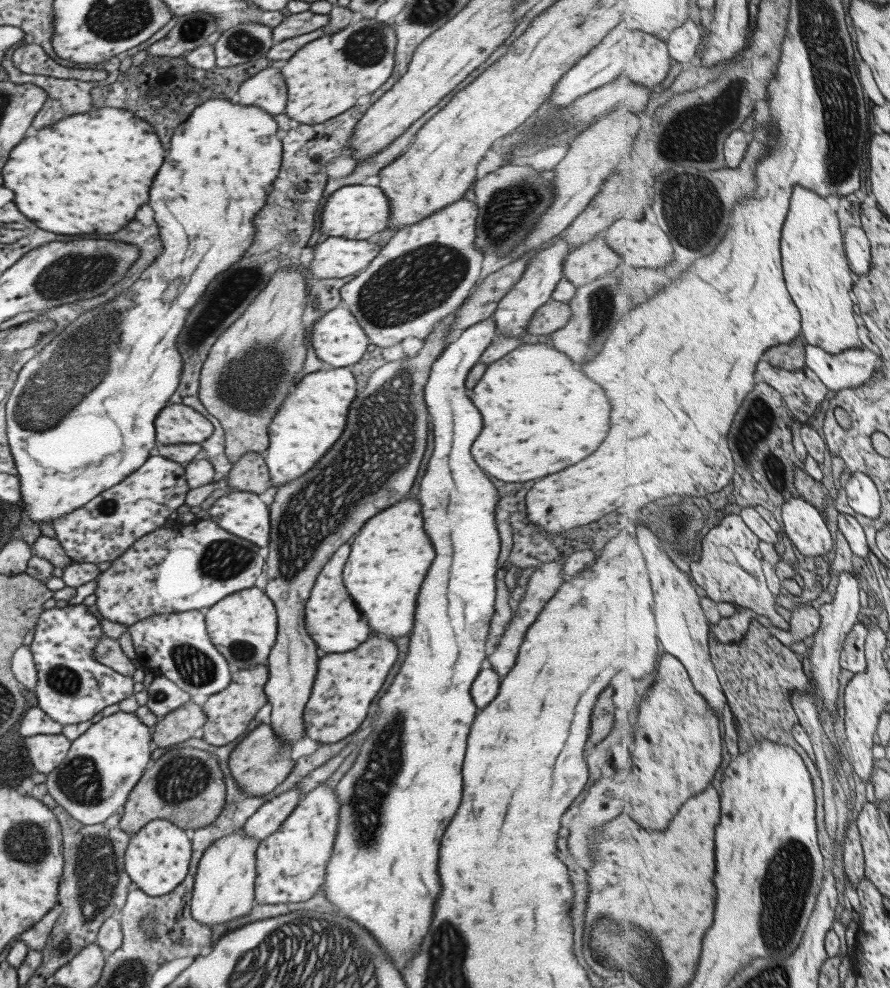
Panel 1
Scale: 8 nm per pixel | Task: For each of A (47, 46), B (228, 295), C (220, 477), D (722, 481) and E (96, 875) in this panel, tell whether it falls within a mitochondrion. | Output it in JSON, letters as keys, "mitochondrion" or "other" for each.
{"A":"other","B":"mitochondrion","C":"other","D":"other","E":"mitochondrion"}

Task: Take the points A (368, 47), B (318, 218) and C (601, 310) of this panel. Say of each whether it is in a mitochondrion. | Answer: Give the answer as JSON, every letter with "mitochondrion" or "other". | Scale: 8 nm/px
{"A":"mitochondrion","B":"other","C":"mitochondrion"}

